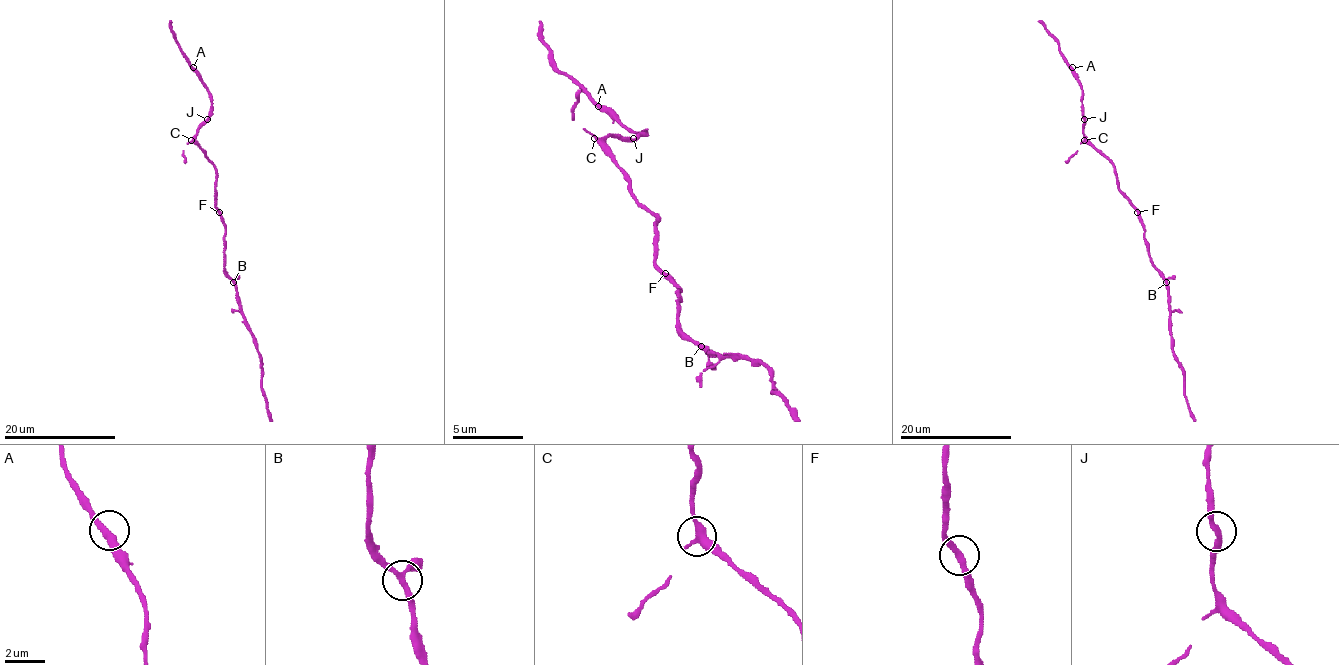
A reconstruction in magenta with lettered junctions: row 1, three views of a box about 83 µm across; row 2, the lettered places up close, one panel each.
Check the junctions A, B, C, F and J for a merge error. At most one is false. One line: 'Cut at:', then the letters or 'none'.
Cut at: none

